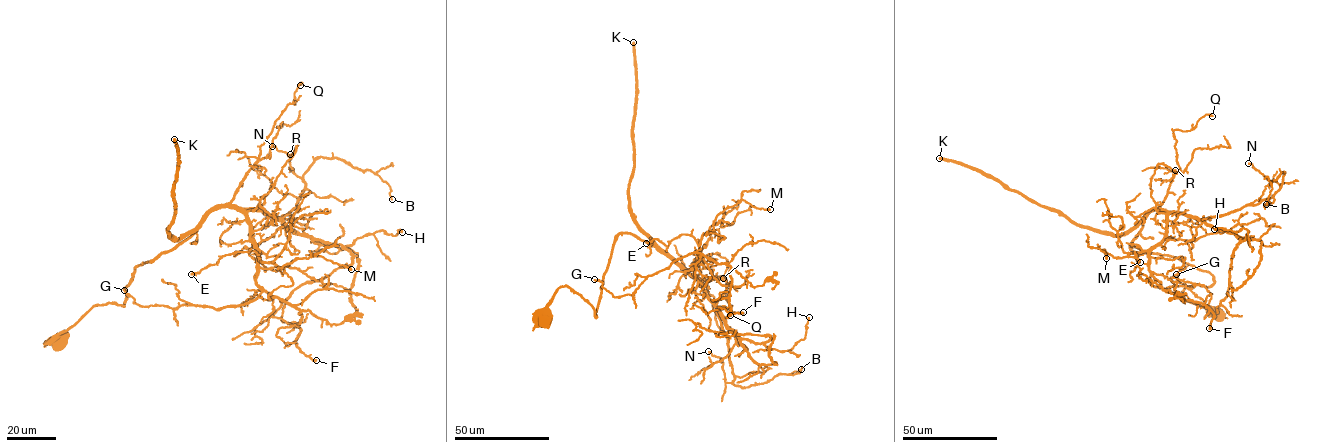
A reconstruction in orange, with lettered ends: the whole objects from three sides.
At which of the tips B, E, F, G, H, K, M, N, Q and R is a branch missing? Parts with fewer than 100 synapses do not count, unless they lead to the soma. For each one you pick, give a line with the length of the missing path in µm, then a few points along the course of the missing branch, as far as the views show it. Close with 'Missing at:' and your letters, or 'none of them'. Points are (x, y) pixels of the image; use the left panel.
K: about 500 µm are missing
Missing at: K

